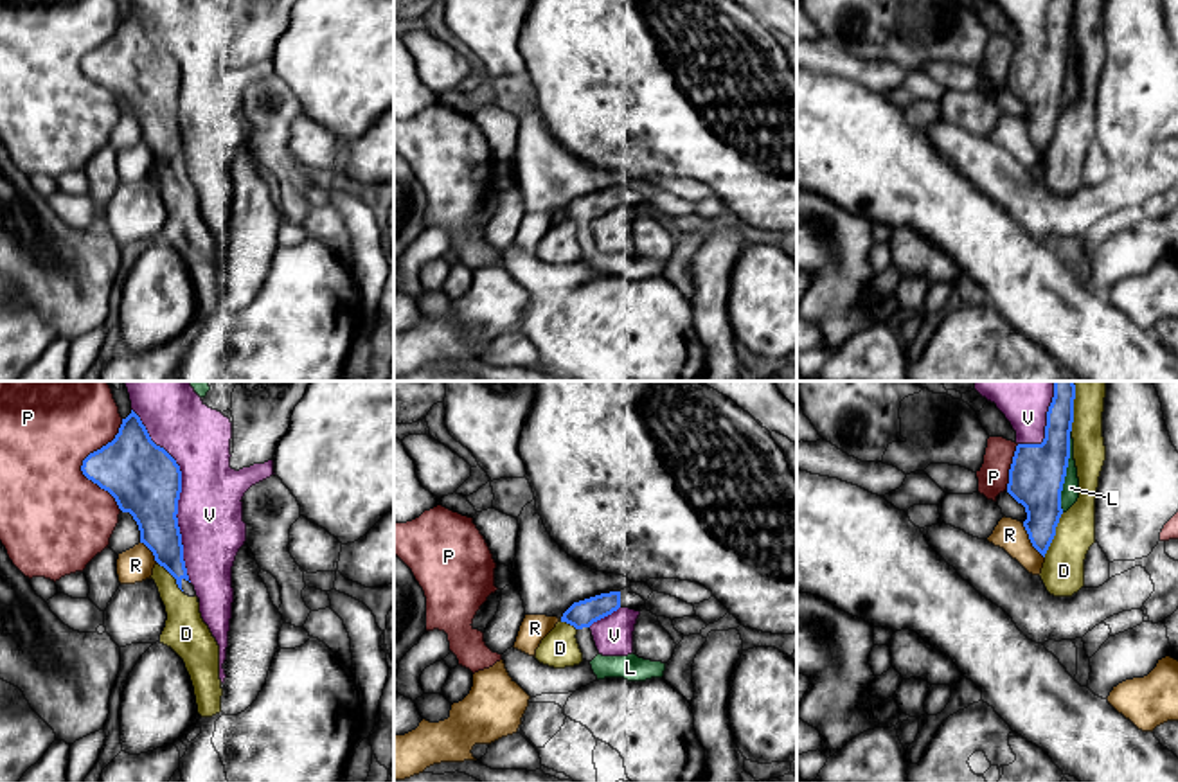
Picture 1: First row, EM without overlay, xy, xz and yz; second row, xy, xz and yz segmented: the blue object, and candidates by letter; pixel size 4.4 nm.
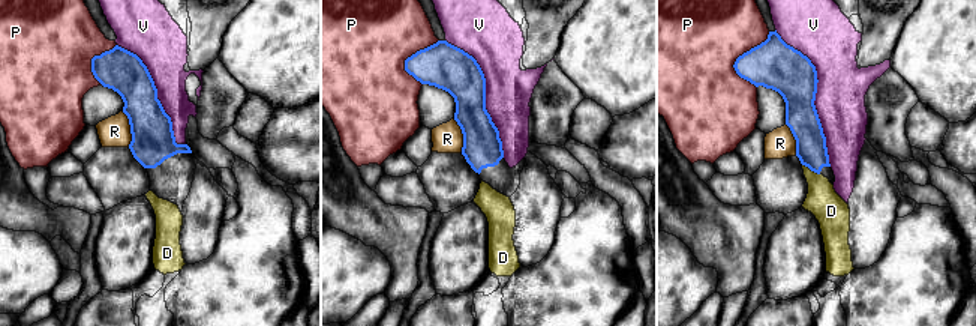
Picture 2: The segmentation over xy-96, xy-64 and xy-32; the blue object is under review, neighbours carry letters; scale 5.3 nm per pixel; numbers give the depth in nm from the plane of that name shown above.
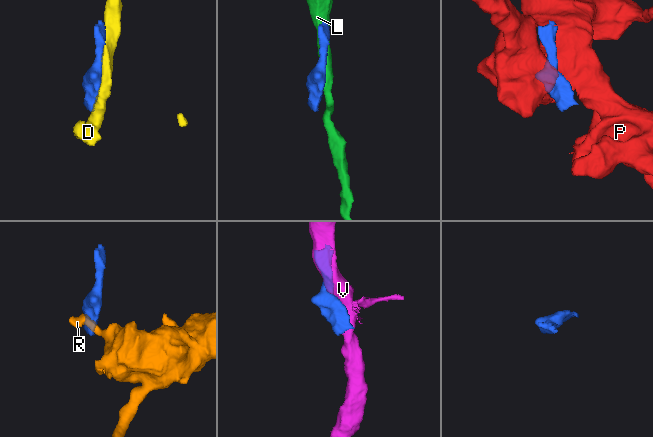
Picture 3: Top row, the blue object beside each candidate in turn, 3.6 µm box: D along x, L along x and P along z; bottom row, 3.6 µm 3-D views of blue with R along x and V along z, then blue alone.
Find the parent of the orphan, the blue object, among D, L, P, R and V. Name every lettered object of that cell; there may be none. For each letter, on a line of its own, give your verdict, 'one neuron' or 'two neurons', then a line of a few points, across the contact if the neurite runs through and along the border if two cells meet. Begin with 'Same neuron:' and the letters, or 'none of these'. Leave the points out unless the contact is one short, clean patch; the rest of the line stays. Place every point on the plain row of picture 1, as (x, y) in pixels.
Same neuron: D
D: one neuron
L: two neurons
P: two neurons
R: two neurons; line yz (1022, 121), (1031, 142), (1044, 155)
V: two neurons

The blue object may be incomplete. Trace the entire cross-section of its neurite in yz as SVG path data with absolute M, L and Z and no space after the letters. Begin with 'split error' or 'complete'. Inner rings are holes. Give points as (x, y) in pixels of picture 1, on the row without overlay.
split error | M1050 0L1041 41L1018 41L1007 90L1025 104L1023 124L1045 155L1041 178L1054 194L1084 183L1084 156L1095 140L1095 95L1106 58L1104 0ZM1068 56L1075 58L1079 95L1065 110L1061 88Z

